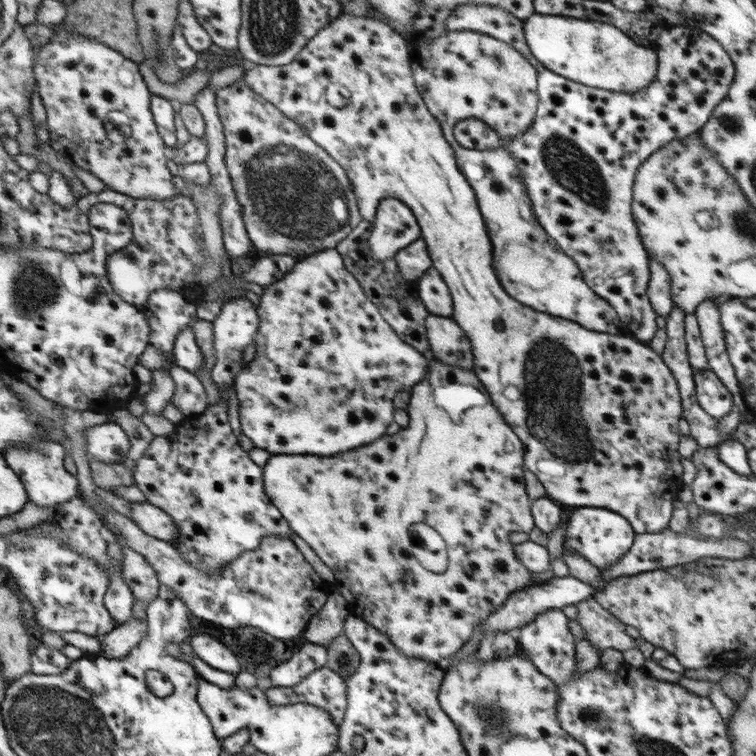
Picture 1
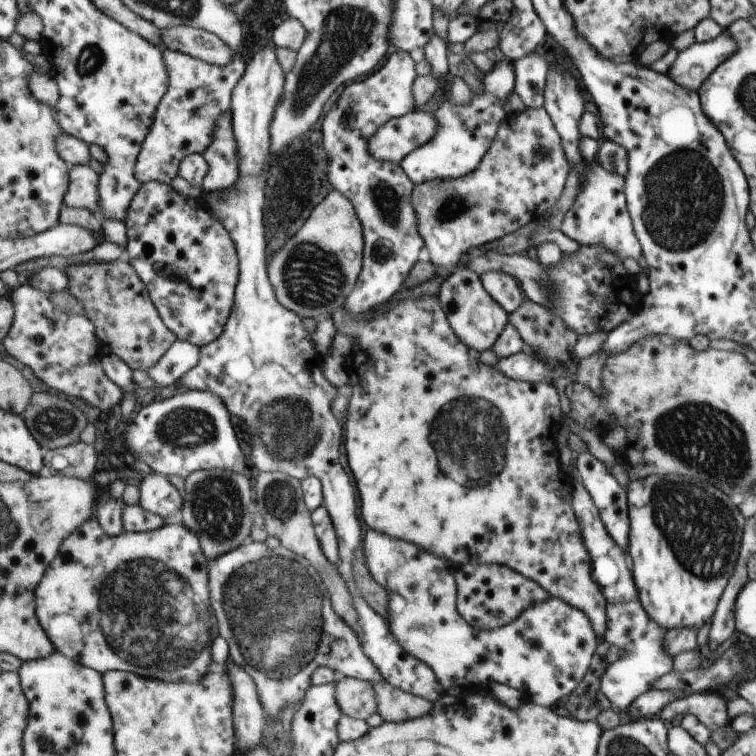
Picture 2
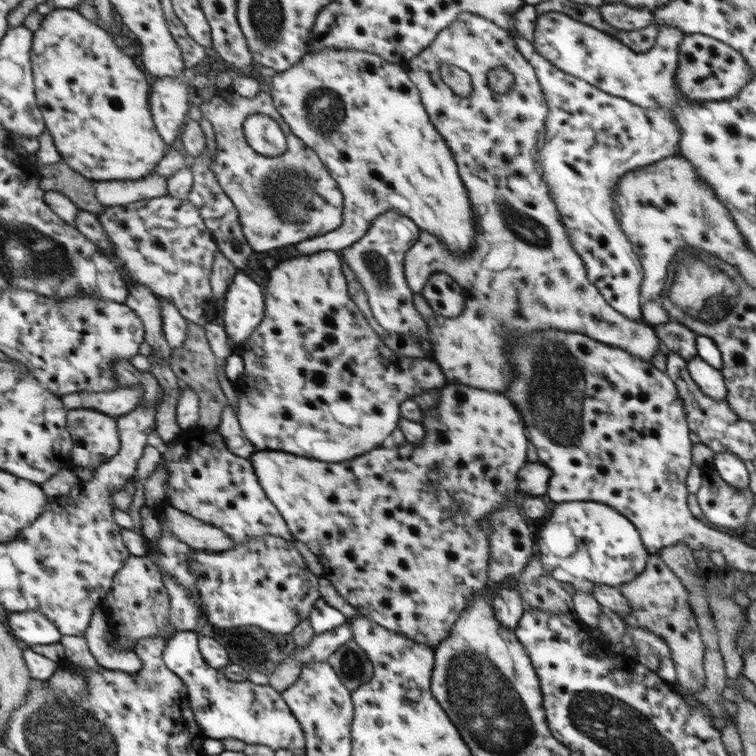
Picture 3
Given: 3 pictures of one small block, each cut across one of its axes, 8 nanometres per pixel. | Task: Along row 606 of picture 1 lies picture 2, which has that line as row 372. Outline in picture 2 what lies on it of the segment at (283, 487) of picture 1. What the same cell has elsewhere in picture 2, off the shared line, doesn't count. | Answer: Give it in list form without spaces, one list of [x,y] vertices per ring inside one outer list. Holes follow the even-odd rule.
[[[421,297],[420,299],[405,299],[397,303],[391,298],[387,311],[369,310],[362,315],[354,315],[344,308],[331,315],[337,333],[350,336],[353,340],[351,350],[343,356],[344,364],[348,368],[348,383],[351,387],[351,396],[348,402],[346,419],[344,422],[344,449],[347,464],[355,480],[355,491],[358,496],[358,510],[361,520],[371,530],[390,535],[391,538],[419,546],[423,550],[431,550],[431,554],[439,558],[447,558],[455,564],[477,562],[483,564],[503,565],[518,571],[525,578],[543,587],[551,597],[562,599],[584,615],[593,624],[595,634],[599,634],[599,643],[606,630],[606,600],[597,583],[591,576],[591,558],[584,545],[579,520],[575,516],[572,506],[573,478],[570,474],[563,476],[559,470],[557,456],[551,454],[555,448],[555,440],[551,436],[549,426],[559,418],[559,398],[551,384],[527,384],[527,381],[507,380],[494,366],[478,363],[479,353],[459,342],[449,320],[443,314],[435,297]]]

